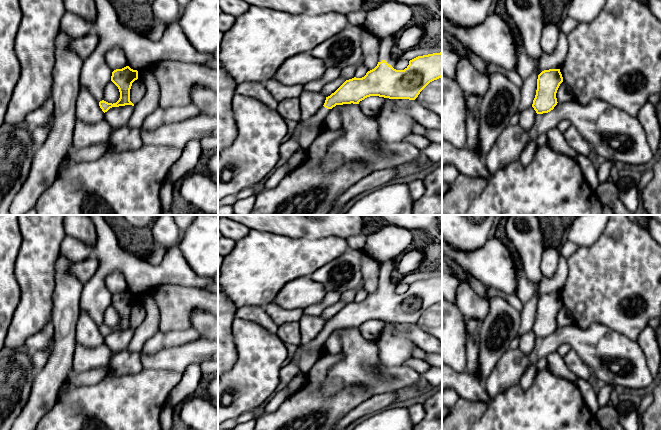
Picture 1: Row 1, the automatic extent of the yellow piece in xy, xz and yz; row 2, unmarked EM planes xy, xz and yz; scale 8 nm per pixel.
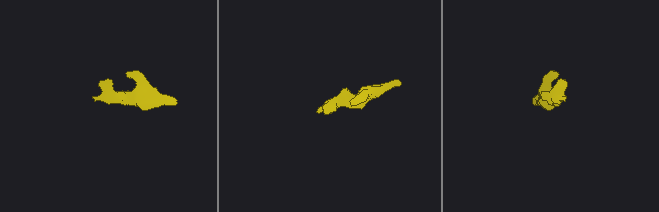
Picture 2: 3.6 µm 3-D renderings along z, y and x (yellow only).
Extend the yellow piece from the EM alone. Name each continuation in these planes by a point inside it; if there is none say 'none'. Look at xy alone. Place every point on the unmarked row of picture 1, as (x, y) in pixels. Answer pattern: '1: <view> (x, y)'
none

